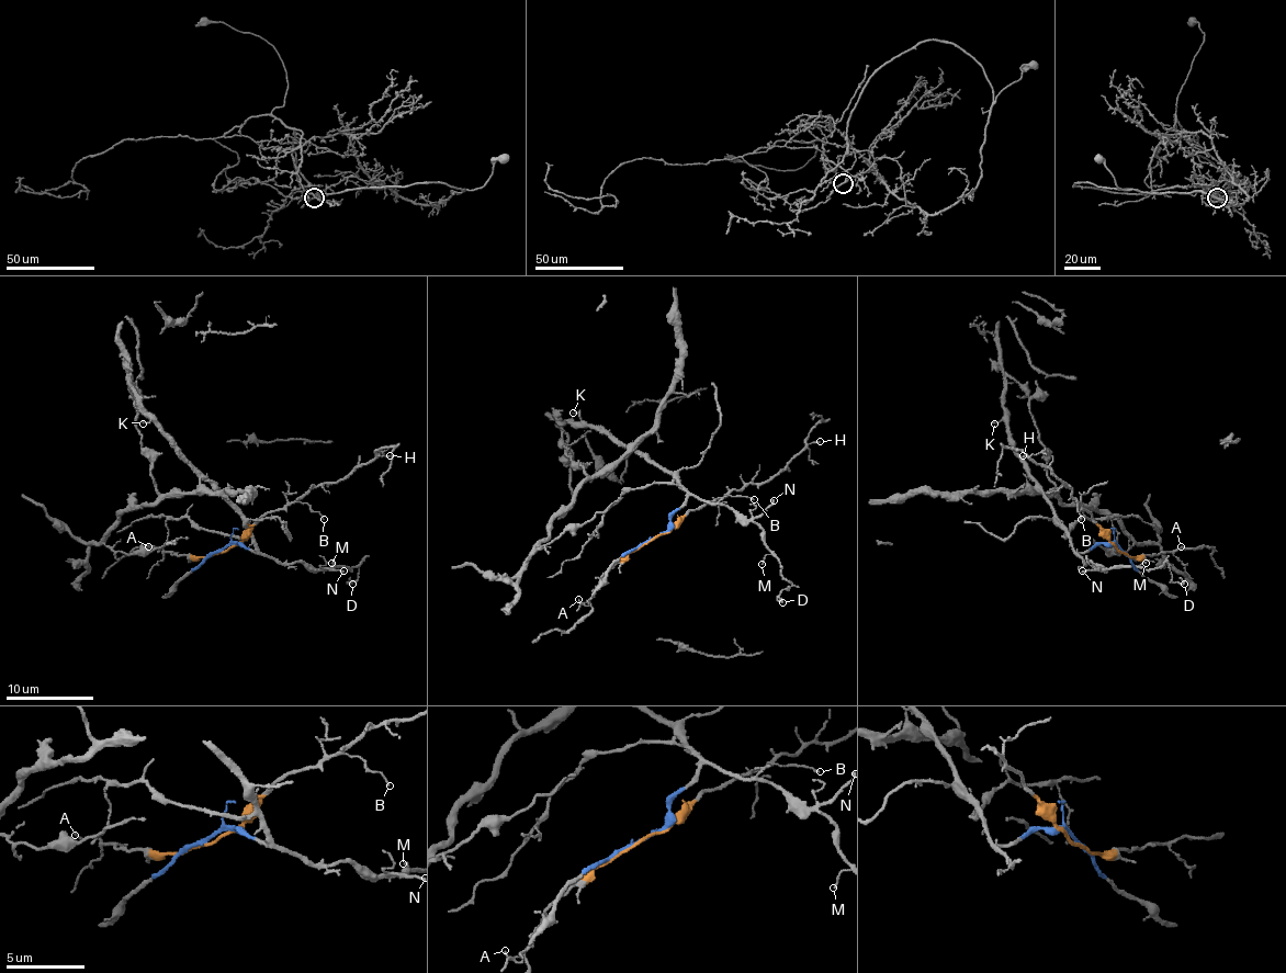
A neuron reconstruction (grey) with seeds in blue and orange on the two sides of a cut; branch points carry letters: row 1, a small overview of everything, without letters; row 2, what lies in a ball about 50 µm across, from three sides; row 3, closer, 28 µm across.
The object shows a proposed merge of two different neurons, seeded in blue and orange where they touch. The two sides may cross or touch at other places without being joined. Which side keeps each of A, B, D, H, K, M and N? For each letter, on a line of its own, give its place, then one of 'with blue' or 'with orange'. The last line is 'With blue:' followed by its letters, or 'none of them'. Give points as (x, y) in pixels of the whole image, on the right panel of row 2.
A: at (1181, 546); with orange
B: at (1081, 519); with orange
D: at (1184, 584); with blue
H: at (1023, 455); with orange
K: at (994, 423); with blue
M: at (1146, 563); with blue
N: at (1082, 570); with blue
With blue: D, K, M, N

